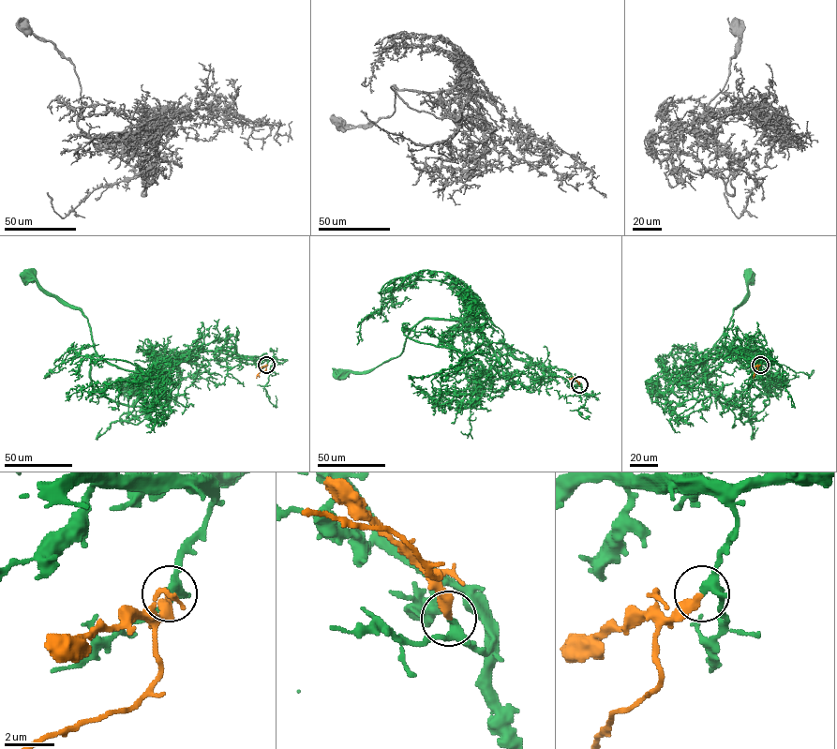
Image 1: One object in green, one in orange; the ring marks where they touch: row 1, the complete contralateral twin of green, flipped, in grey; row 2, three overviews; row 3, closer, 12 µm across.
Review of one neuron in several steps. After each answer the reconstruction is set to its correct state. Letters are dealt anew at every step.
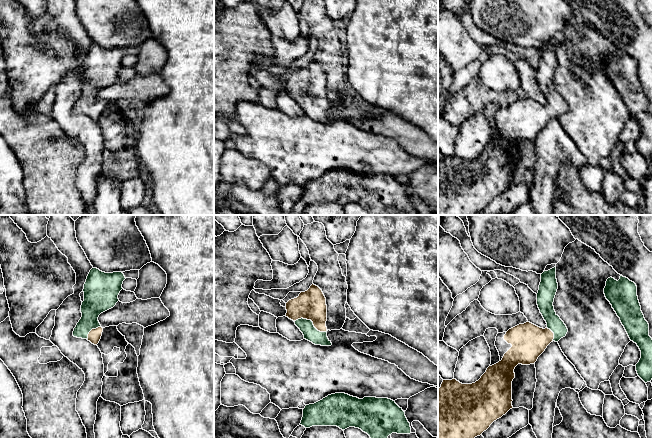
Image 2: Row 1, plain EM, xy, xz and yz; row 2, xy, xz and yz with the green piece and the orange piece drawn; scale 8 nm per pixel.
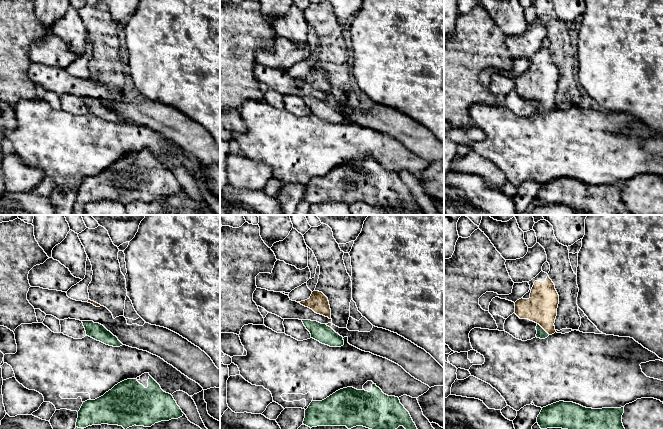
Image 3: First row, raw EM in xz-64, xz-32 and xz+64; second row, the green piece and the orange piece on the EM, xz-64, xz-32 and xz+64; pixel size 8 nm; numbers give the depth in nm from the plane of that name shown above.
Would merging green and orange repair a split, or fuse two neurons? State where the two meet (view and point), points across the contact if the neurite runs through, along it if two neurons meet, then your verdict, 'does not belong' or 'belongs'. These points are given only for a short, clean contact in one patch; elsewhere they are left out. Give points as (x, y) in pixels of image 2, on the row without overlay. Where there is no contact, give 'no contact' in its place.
xz (312, 98) | across xz (310, 109), (312, 107), (312, 98), (311, 81) | belongs

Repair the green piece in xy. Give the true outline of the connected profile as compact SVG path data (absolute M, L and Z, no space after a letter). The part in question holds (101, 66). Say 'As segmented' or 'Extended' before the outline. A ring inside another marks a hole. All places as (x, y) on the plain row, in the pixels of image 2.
Extended. M97 44L90 46L83 65L82 93L74 104L74 113L87 115L94 121L99 119L103 104L98 93L119 77L118 71L125 55L122 48L105 49Z

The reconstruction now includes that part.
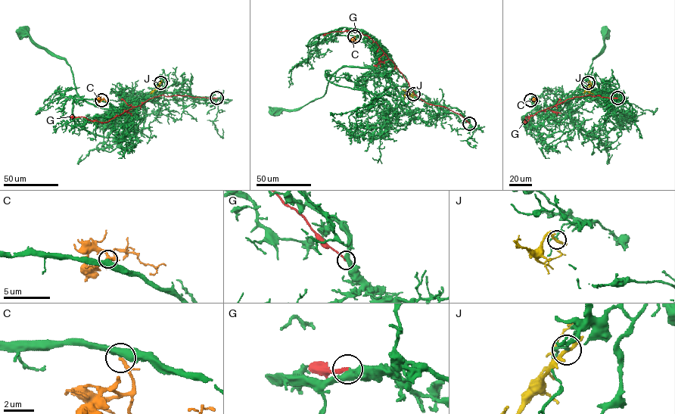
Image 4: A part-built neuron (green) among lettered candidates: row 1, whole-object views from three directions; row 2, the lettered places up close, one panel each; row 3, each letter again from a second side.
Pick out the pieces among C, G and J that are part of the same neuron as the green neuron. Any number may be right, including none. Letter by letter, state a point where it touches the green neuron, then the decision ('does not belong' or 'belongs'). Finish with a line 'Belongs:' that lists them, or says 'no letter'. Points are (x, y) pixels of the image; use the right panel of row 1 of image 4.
C: meets green at (530, 100); belongs
G: meets green at (617, 98); does not belong
J: meets green at (588, 82); does not belong
Belongs: C

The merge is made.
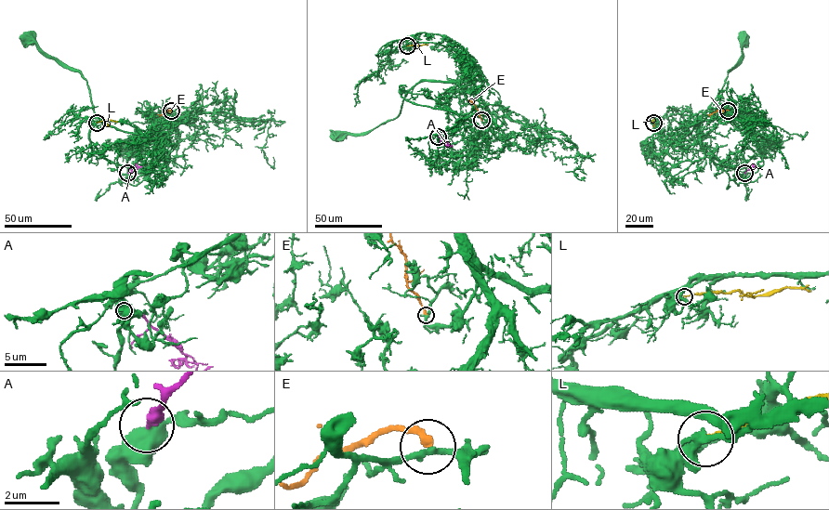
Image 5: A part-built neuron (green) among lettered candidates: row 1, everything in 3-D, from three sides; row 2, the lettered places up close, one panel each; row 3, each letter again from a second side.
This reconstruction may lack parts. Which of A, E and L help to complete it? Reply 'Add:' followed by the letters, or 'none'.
Add: none

